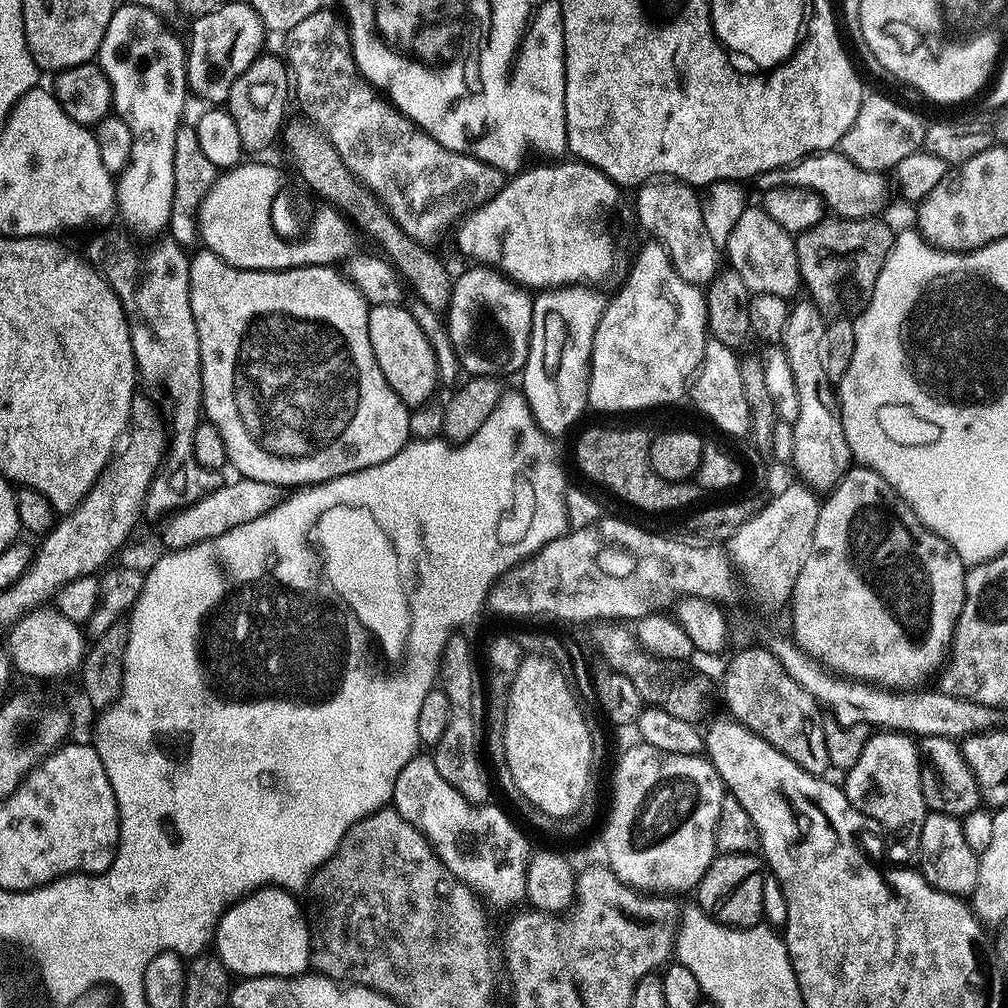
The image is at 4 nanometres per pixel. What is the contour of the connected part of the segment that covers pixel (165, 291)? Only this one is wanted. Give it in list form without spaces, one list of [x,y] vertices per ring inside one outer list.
[[[112,231],[93,235],[96,237],[88,244],[86,259],[104,275],[122,302],[137,373],[152,384],[161,384],[172,399],[168,451],[146,494],[143,510],[147,519],[149,516],[152,520],[163,521],[213,492],[222,480],[220,472],[198,466],[194,458],[194,430],[202,422],[200,335],[190,310],[190,274],[194,268],[188,265],[185,245],[171,238],[161,239],[153,252],[143,256],[132,245],[133,237],[127,231]]]

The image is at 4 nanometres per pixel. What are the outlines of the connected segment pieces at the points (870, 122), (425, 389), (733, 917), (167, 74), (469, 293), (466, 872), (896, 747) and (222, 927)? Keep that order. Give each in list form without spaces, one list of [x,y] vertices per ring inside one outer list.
[[[869,91],[862,106],[858,106],[858,118],[854,118],[850,130],[842,134],[838,151],[850,158],[854,166],[862,166],[862,170],[888,174],[896,169],[902,158],[921,151],[925,140],[926,124],[920,121],[918,113],[880,92]]]
[[[403,303],[371,305],[368,310],[368,333],[374,358],[394,394],[398,394],[409,409],[427,405],[440,384],[438,362],[434,360],[430,342],[426,342],[426,334],[422,334],[422,329],[418,327],[418,322],[414,322],[407,307]]]
[[[751,852],[717,855],[694,889],[695,903],[707,916],[727,928],[752,928],[764,920],[762,886],[765,875],[766,865],[759,855]]]
[[[134,2],[121,3],[110,18],[110,26],[106,26],[98,53],[100,68],[112,87],[115,115],[120,116],[126,126],[130,126],[132,135],[130,162],[116,180],[116,207],[119,219],[124,219],[137,237],[159,237],[159,232],[163,233],[170,222],[170,210],[174,206],[174,138],[185,119],[184,99],[190,96],[185,41],[179,40],[164,24],[167,24],[165,17],[156,12],[146,10]]]
[[[471,266],[452,285],[452,301],[448,304],[446,323],[450,342],[454,342],[461,369],[469,377],[490,376],[505,378],[523,373],[532,342],[532,301],[529,289],[509,280],[503,272],[491,266]]]
[[[417,754],[402,766],[402,774],[398,774],[394,782],[390,804],[428,839],[446,870],[472,889],[485,905],[512,908],[525,903],[530,855],[527,838],[492,802],[473,802],[454,790],[454,786],[438,774],[438,766],[434,766],[431,755]]]
[[[877,731],[868,739],[866,747],[862,749],[862,754],[858,757],[858,762],[854,762],[854,766],[847,769],[845,776],[848,777],[842,780],[842,787],[846,798],[852,803],[852,807],[860,812],[861,817],[867,818],[869,821],[872,819],[873,825],[881,824],[892,835],[892,841],[889,839],[886,844],[887,859],[896,866],[911,865],[917,859],[920,850],[922,822],[928,817],[930,811],[922,794],[920,749],[917,741],[902,732]]]
[[[269,886],[243,896],[225,910],[216,927],[214,952],[233,977],[298,976],[309,971],[308,917],[296,899],[286,888]]]

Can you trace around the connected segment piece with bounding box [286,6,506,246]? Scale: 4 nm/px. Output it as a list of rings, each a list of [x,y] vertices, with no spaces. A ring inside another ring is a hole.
[[[319,8],[310,14],[310,18],[302,18],[302,22],[286,34],[286,63],[294,81],[295,103],[296,100],[300,103],[301,110],[305,112],[301,113],[323,132],[334,150],[338,150],[348,169],[382,201],[394,222],[398,222],[398,226],[402,226],[402,230],[418,243],[436,246],[452,227],[455,229],[469,213],[483,207],[503,190],[505,173],[472,156],[446,150],[446,146],[430,138],[430,134],[422,131],[409,116],[403,116],[391,100],[373,88],[356,65],[352,33],[347,23],[339,15],[336,17],[330,8]]]

